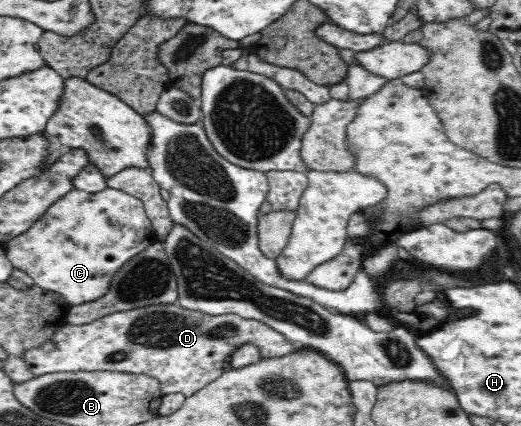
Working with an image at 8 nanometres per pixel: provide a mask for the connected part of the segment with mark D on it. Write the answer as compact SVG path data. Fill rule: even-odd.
M157 304L135 309L111 312L109 315L83 325L64 324L43 345L27 349L23 360L34 376L61 371L119 371L150 375L160 383L163 394L181 393L185 398L203 389L217 379L226 368L231 354L245 344L253 343L260 351L260 359L271 359L296 351L284 335L256 319L245 319L240 315L207 315L200 311L185 309L179 304Z

